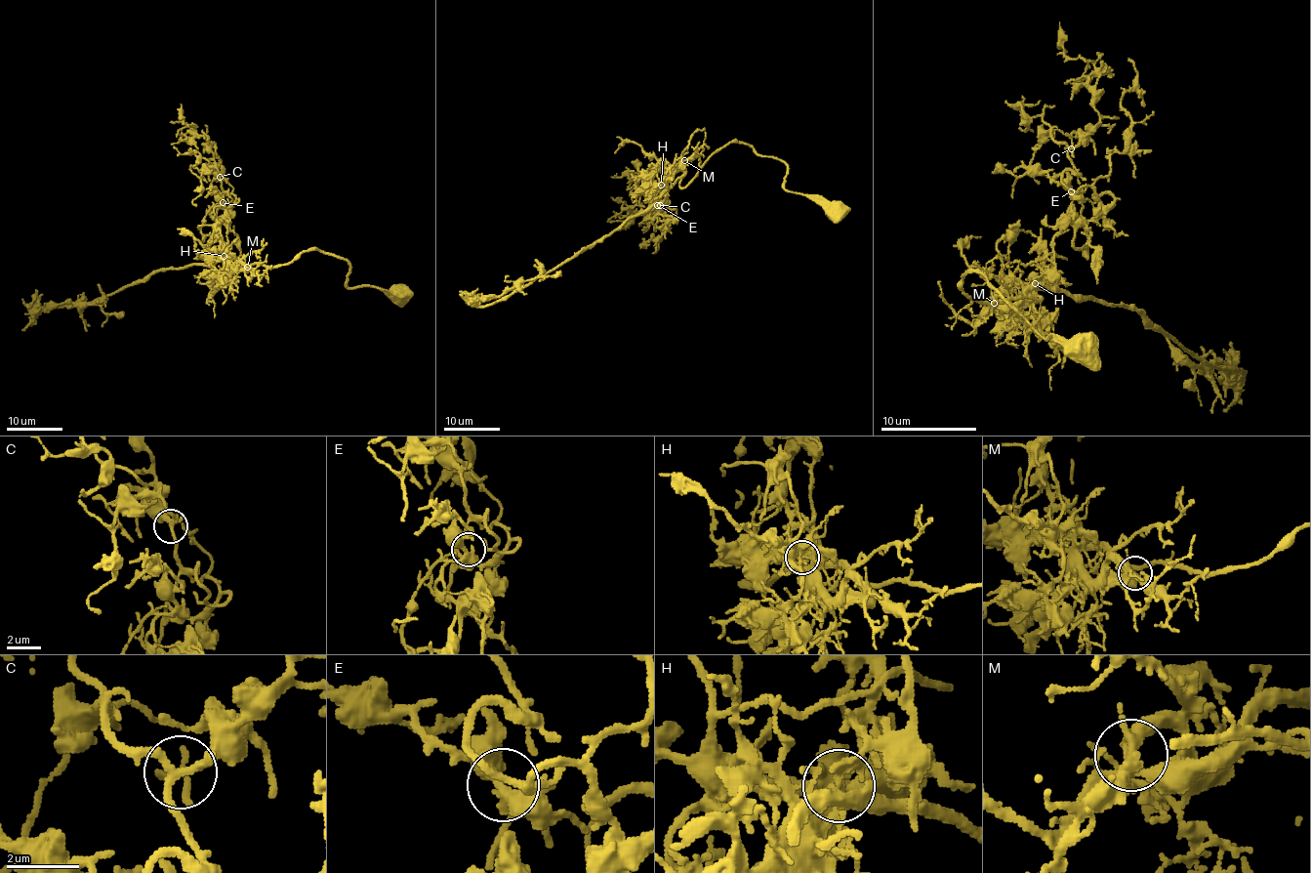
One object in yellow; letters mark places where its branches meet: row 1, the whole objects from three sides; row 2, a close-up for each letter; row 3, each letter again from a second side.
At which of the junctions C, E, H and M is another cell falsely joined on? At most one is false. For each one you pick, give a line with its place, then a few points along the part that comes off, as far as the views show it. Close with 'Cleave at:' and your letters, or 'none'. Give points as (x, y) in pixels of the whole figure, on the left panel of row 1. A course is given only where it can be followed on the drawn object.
H: (224, 256) | (224, 256), (227, 224), (214, 209), (239, 201), (233, 203), (225, 191), (208, 138), (184, 122), (180, 104)
Cleave at: H

